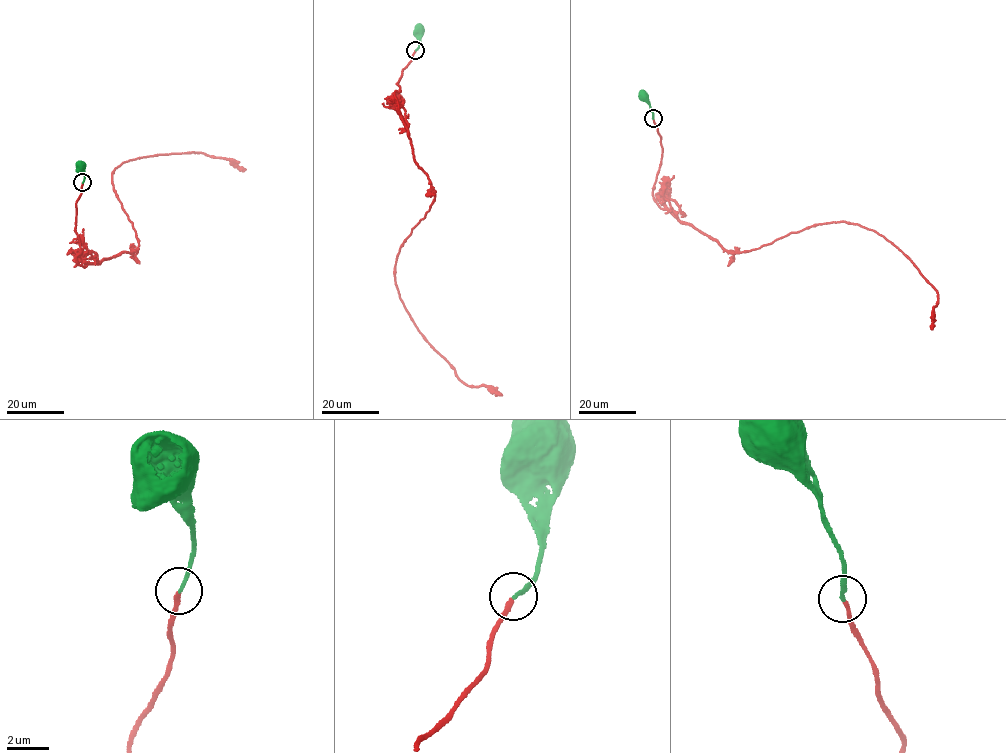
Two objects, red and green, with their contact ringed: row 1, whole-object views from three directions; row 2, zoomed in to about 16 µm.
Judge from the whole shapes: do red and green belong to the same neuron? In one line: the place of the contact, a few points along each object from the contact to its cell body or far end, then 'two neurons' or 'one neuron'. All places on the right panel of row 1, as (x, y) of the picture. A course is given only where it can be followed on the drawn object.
place (653, 118); course red (653, 119), (662, 149), (652, 189), (660, 207), (737, 252), (822, 223), (874, 230), (937, 292), (932, 329); course green (653, 119), (644, 97); one neuron

